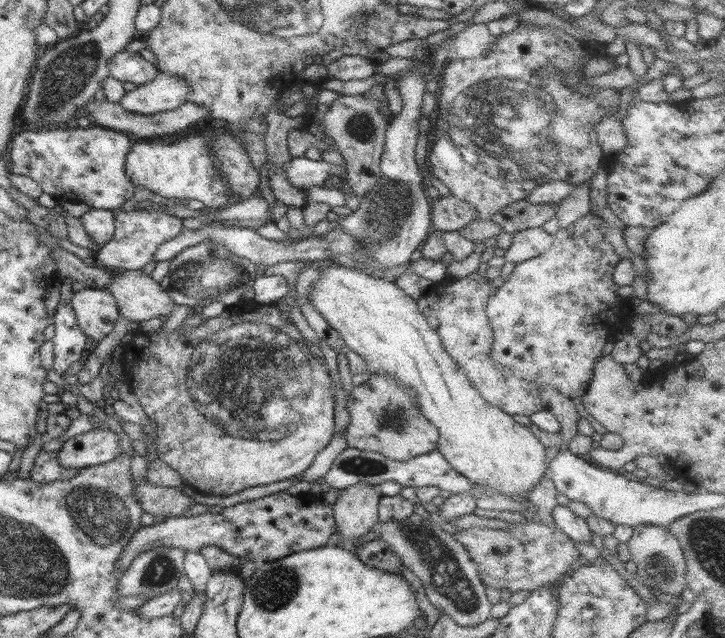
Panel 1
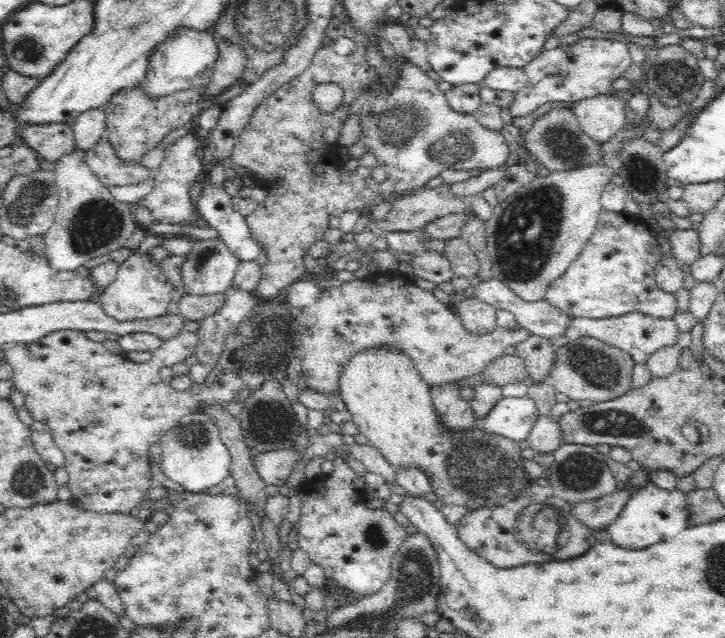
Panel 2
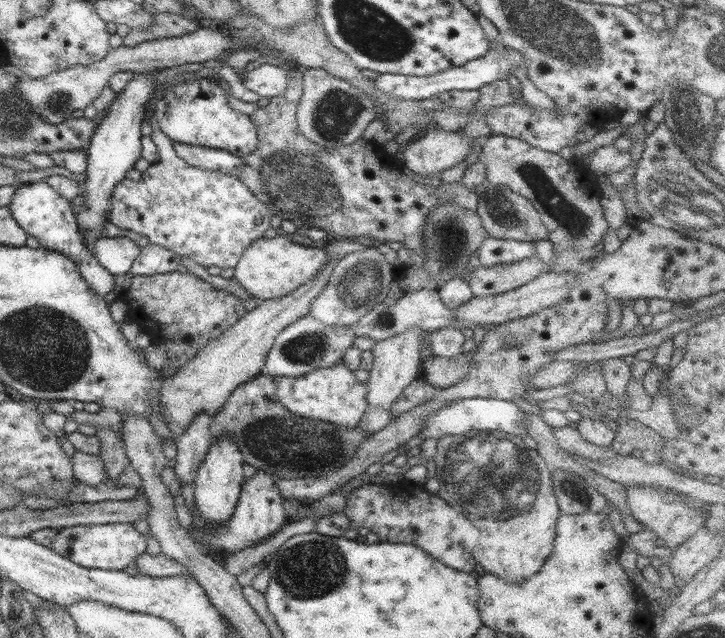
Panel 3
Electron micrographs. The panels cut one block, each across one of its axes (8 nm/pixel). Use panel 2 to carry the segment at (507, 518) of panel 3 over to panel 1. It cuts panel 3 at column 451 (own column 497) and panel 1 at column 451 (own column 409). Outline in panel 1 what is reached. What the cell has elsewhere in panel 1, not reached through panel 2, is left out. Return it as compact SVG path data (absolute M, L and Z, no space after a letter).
M334 263L319 268L318 272L319 279L310 285L307 300L320 312L330 328L338 331L346 349L364 358L369 372L390 376L400 386L418 394L421 416L439 432L437 451L456 472L466 476L473 485L487 486L506 497L531 491L542 481L549 468L545 460L545 447L528 427L518 424L511 415L486 402L470 383L464 368L446 353L442 339L420 312L417 301L393 282L371 277L359 269Z

